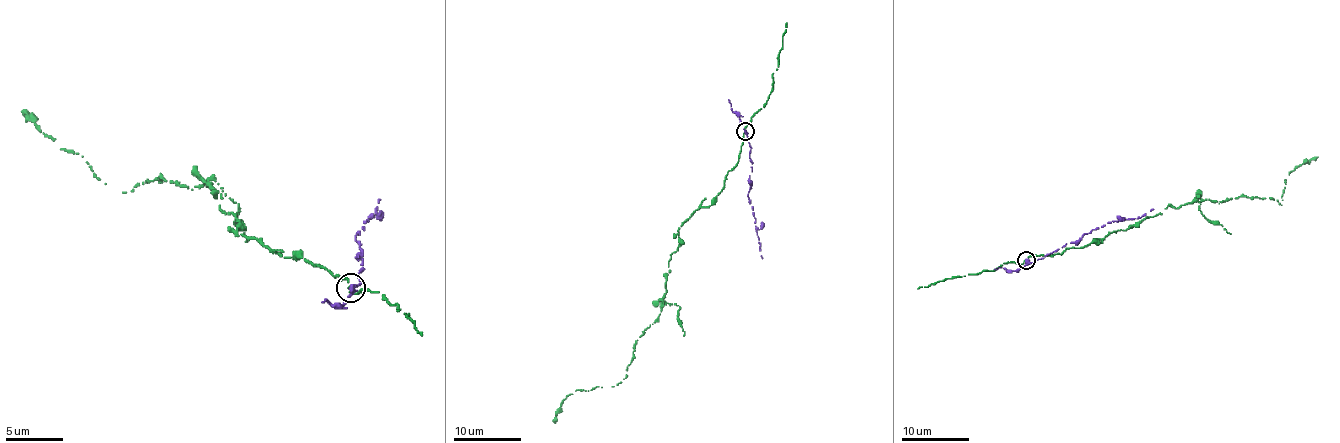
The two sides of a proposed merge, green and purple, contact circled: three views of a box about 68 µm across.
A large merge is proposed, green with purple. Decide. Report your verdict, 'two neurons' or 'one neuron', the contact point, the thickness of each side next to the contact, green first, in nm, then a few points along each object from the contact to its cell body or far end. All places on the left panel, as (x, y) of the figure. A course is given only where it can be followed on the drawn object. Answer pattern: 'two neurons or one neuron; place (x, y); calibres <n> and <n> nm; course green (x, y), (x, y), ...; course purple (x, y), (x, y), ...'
two neurons; place (351, 287); calibres 150 and 440 nm; course green (350, 288), (237, 236), (206, 181), (105, 184), (24, 109); course purple (350, 288), (356, 291), (362, 282), (362, 259), (359, 256), (362, 245), (356, 233), (373, 216), (379, 199)

